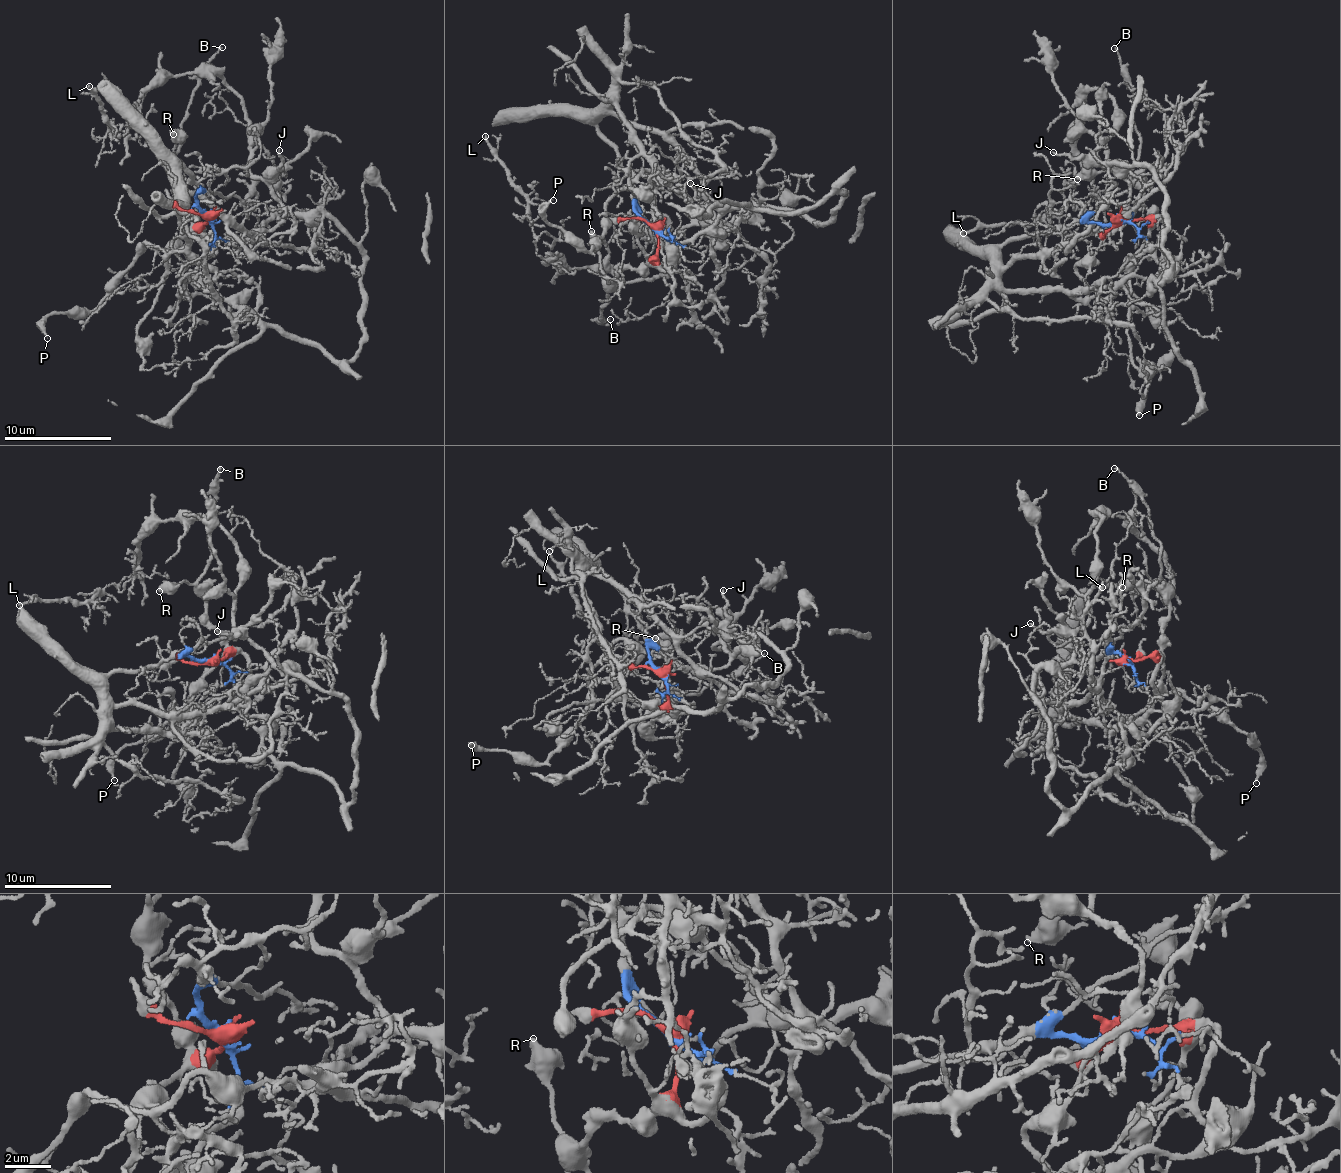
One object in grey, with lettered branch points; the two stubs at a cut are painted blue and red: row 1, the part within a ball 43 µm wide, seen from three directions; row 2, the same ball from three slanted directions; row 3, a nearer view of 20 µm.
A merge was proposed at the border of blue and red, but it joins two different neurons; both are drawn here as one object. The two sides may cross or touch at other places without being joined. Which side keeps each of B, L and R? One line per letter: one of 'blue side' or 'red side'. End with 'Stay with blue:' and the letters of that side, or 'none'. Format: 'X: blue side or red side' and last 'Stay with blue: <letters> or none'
B: red side
L: blue side
R: red side
Stay with blue: L

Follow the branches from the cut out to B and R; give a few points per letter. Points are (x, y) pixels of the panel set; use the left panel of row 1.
B: (206, 215), (204, 225), (193, 221), (176, 196), (173, 164), (197, 71), (222, 47)
R: (206, 215), (204, 225), (193, 221), (176, 196), (173, 180), (176, 166), (171, 154), (179, 133), (174, 134)

